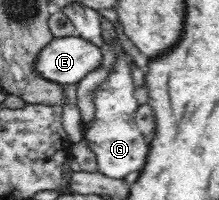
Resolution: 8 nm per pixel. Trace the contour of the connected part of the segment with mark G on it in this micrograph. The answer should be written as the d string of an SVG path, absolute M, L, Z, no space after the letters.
M123 51L115 58L116 64L112 67L108 81L94 91L95 118L91 122L81 121L80 132L87 146L93 151L98 171L107 177L120 180L129 173L143 169L149 152L149 138L145 137L135 124L140 105L134 97L134 85L127 64L131 57Z

